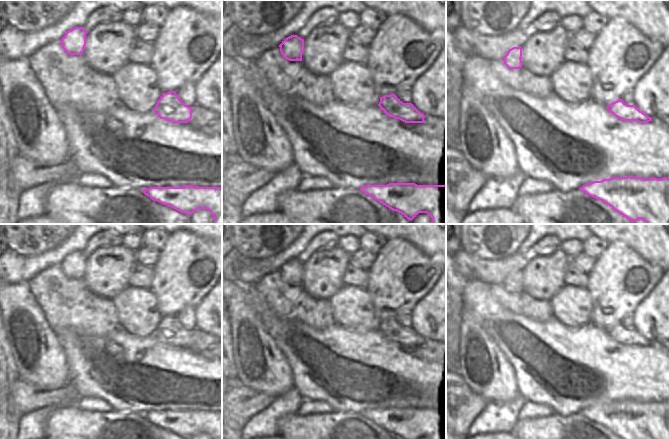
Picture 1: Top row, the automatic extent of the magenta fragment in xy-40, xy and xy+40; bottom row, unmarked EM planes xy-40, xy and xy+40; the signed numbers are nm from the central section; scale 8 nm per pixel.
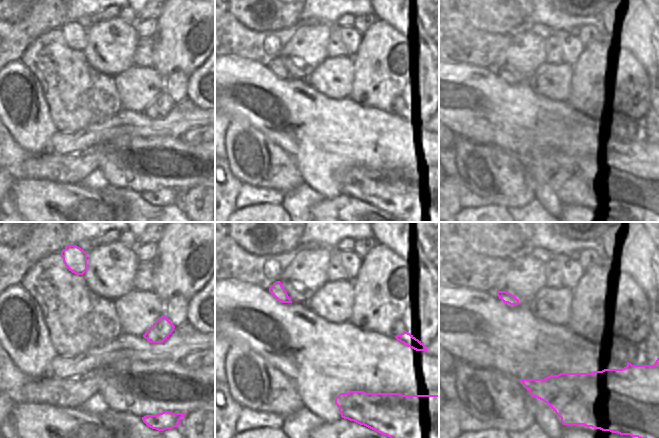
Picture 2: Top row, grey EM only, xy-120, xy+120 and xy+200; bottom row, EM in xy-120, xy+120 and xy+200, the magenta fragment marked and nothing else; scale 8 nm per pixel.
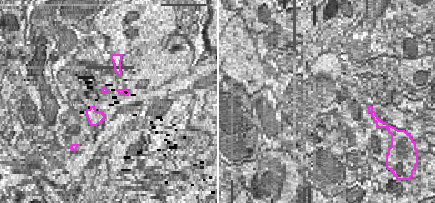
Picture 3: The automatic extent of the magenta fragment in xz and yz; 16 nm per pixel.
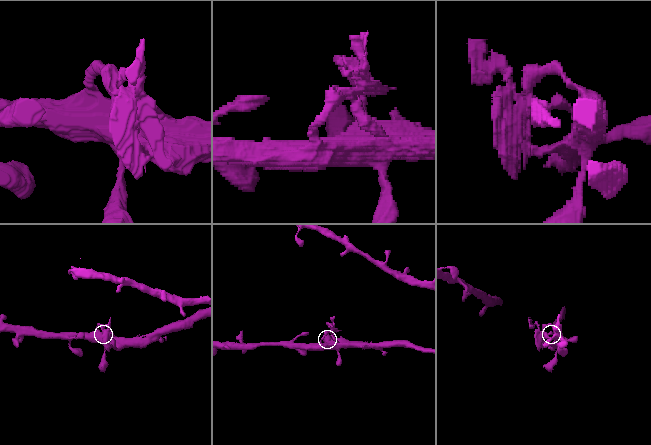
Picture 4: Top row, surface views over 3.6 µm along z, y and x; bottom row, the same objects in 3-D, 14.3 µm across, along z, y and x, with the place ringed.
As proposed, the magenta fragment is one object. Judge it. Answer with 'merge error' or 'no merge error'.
merge error

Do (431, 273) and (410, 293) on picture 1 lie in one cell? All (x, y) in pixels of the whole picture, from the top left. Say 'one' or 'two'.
one

